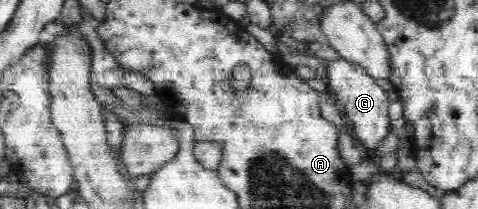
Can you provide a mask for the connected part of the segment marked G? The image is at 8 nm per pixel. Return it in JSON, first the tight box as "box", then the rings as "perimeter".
{"box":[324,58,391,152],"perimeter":[[[340,58],[324,64],[328,90],[334,96],[336,104],[342,109],[351,134],[369,152],[374,152],[376,147],[382,143],[382,139],[391,132],[391,120],[388,113],[390,103],[386,91],[382,87],[378,87],[376,81],[368,76],[366,71],[348,60]]]}

